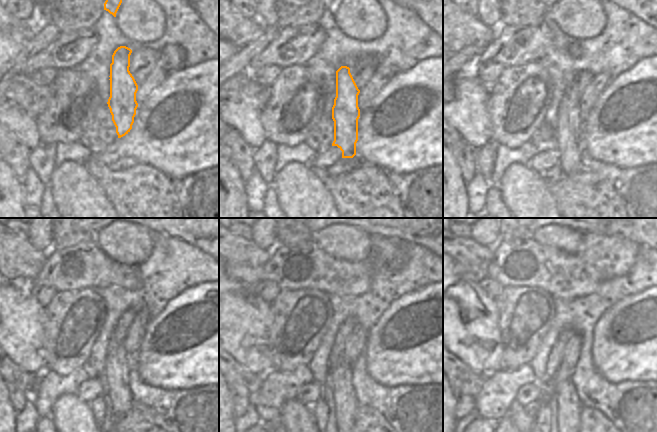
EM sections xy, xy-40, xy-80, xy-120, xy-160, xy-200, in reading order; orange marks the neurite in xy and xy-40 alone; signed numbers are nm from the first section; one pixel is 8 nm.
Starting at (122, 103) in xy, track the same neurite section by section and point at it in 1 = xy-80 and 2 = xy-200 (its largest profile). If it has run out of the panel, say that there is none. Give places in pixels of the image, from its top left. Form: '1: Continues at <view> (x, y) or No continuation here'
1: Continues at xy-80 (569, 126)
2: Continues at xy-200 (569, 406).

